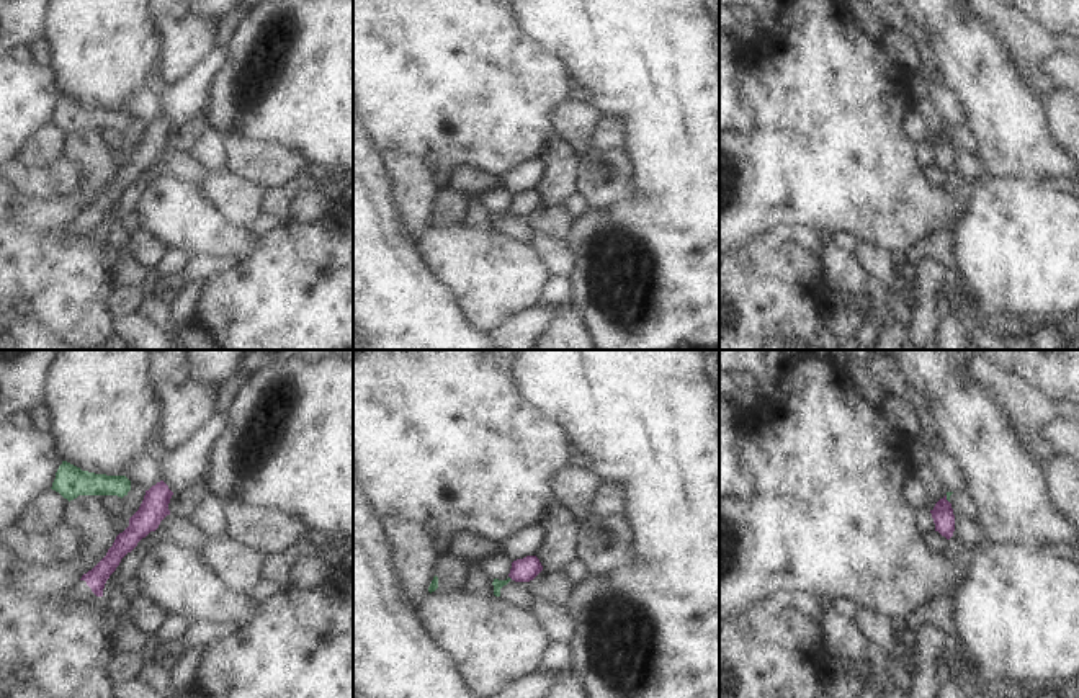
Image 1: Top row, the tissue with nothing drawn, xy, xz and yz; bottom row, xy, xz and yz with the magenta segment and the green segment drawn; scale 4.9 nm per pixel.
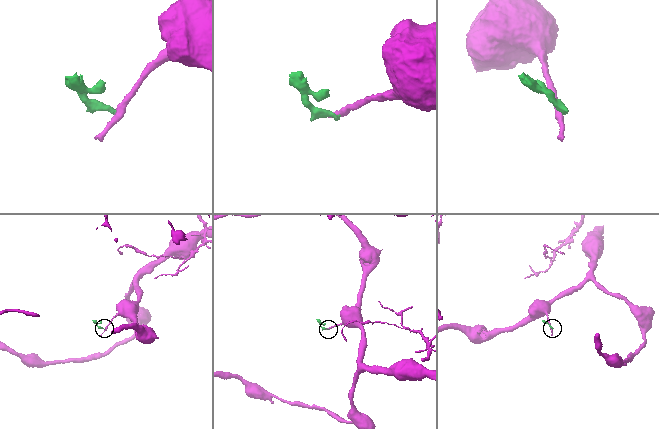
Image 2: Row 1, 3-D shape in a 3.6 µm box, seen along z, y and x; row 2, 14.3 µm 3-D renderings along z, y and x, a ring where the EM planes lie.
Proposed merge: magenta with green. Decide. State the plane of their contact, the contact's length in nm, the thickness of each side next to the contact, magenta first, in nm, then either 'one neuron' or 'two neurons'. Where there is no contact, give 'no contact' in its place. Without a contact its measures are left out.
xz | 30 nm | 120/50 nm | two neurons

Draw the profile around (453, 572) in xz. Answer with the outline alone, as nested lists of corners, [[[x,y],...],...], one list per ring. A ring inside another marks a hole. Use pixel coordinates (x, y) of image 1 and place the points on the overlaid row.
[[[445,553],[440,559],[437,577],[437,593],[453,593],[468,588],[471,579],[471,566],[468,561]]]

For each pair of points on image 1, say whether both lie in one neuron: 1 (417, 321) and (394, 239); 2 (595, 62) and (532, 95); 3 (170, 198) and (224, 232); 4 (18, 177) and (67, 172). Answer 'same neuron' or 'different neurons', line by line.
1: same neuron
2: different neurons
3: same neuron
4: same neuron

